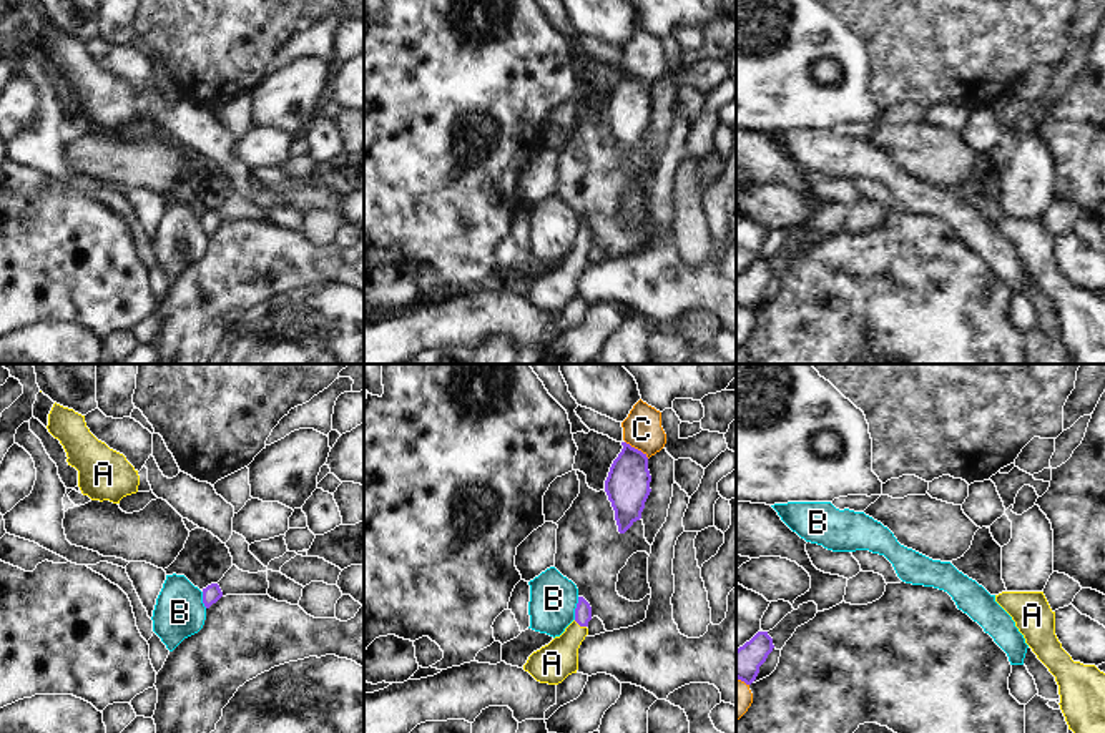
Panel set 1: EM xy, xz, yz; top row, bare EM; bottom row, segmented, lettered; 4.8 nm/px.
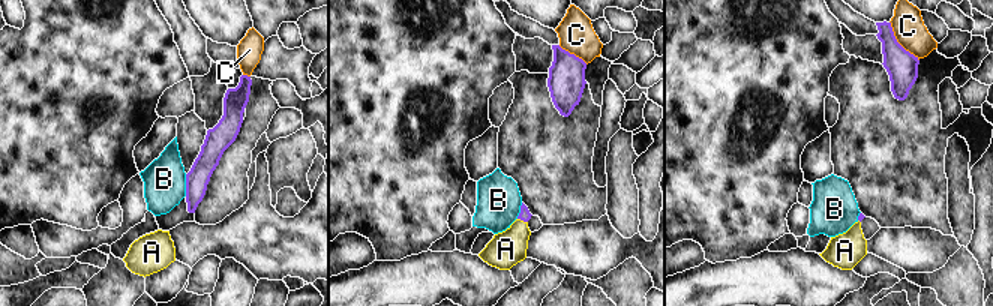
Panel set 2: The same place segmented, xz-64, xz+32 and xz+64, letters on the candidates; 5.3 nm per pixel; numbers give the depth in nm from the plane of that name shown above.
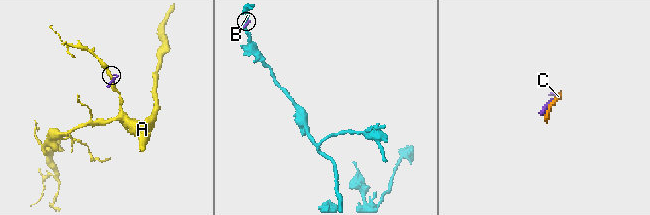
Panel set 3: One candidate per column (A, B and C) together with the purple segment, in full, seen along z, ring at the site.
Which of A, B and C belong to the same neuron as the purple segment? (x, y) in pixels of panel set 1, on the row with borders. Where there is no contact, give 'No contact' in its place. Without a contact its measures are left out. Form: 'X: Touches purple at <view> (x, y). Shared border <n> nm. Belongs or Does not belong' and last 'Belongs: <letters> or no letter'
A: Touches purple at xz (580, 625). Shared border 70 nm. Belongs
B: Touches purple at xz (575, 609). Shared border 110 nm. Does not belong
C: Touches purple at xz (637, 449). Shared border 150 nm. Does not belong
Belongs: A.

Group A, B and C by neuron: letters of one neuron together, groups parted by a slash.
A / B / C

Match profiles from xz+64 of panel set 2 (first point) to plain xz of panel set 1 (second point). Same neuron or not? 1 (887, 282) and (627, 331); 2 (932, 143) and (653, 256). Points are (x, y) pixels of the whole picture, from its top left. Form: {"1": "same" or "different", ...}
{"1": "different", "2": "different"}

